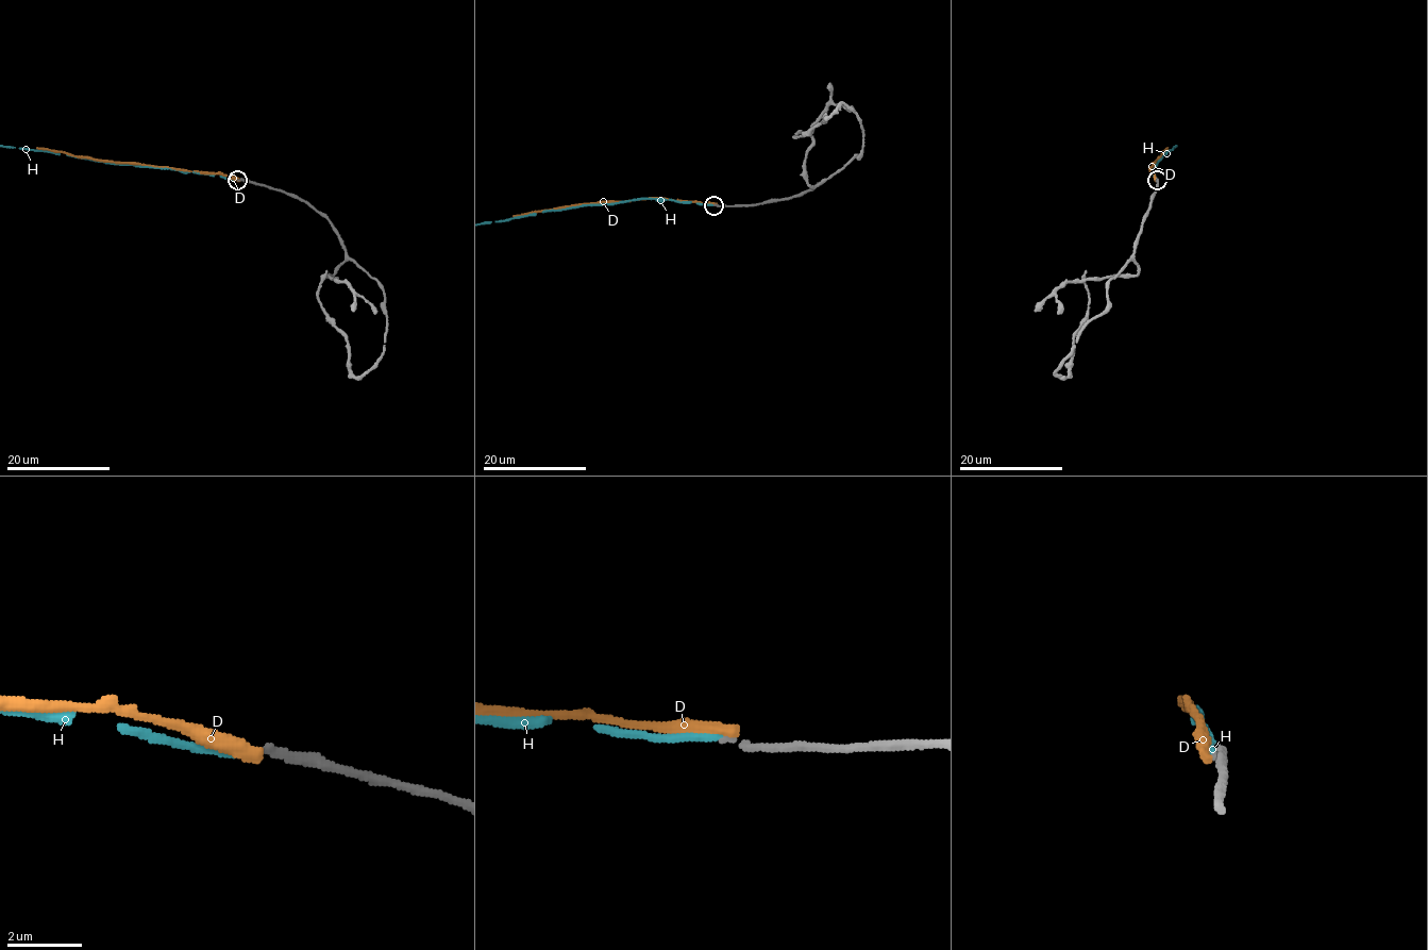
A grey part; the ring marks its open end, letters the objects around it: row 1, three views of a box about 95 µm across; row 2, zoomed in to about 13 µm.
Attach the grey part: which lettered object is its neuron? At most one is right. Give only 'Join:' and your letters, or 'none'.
Join: H

